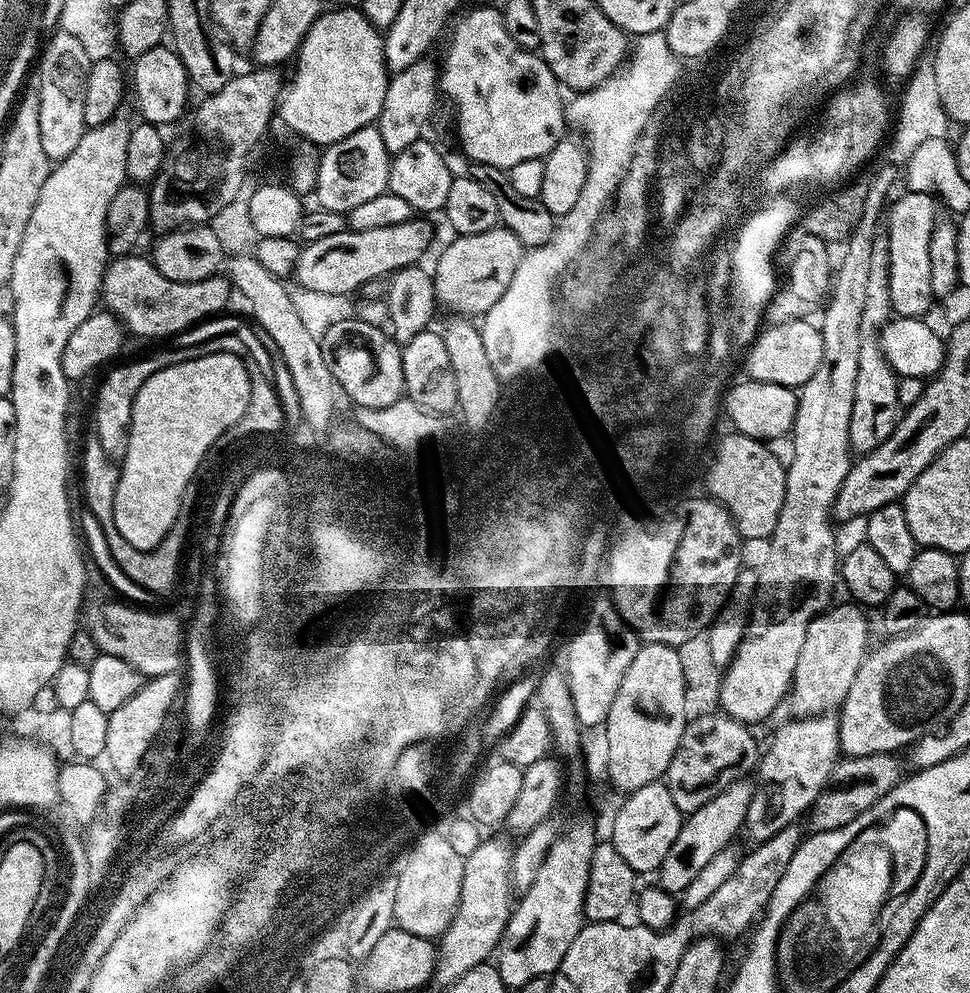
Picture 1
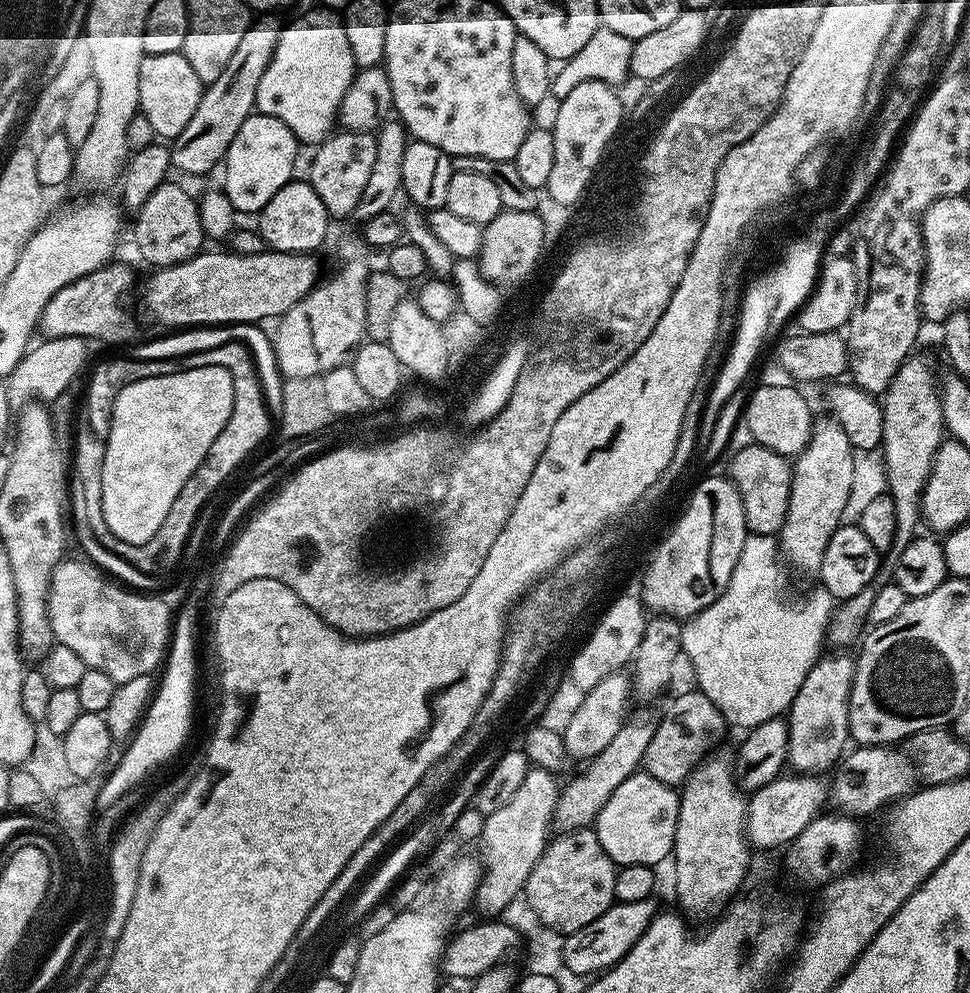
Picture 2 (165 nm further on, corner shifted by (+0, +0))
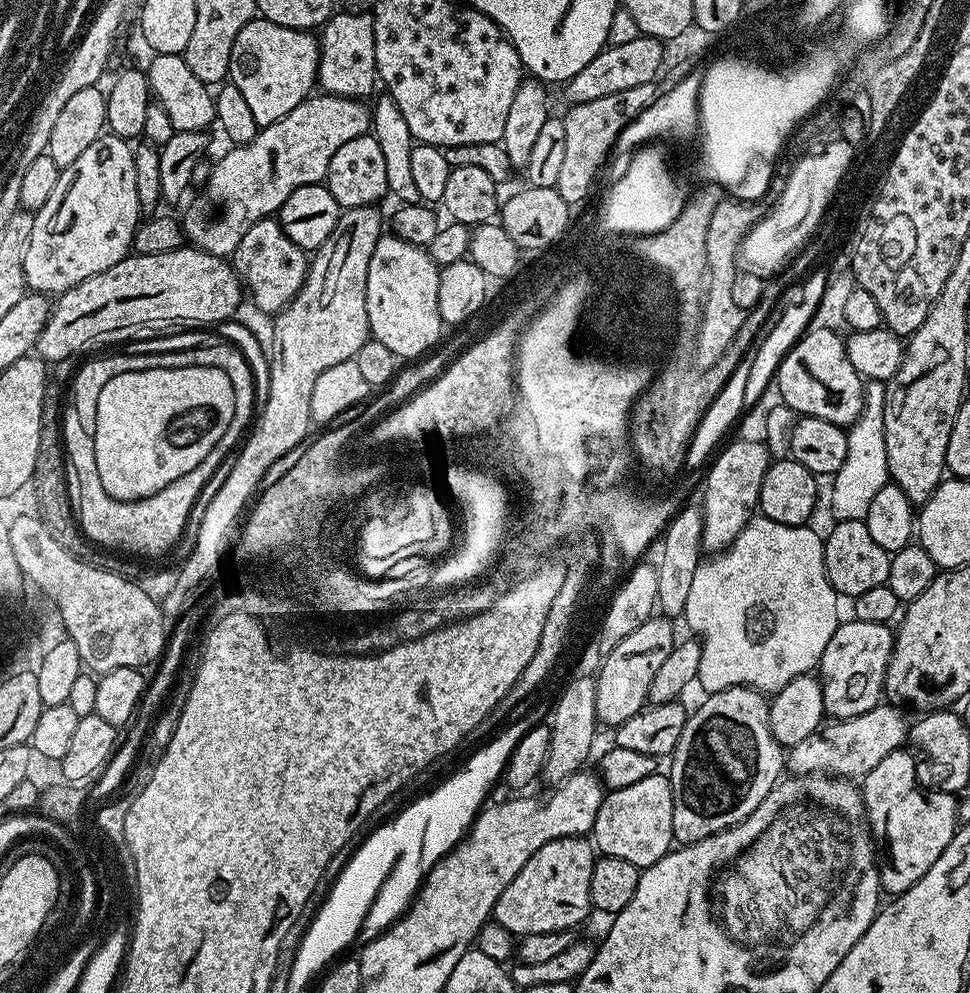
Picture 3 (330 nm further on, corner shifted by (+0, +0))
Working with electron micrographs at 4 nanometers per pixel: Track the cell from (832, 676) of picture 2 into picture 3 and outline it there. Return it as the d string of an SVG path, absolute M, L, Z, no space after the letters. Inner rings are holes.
M848 618L836 627L818 665L824 710L832 720L866 714L866 710L874 710L881 703L893 639L894 632L888 624Z

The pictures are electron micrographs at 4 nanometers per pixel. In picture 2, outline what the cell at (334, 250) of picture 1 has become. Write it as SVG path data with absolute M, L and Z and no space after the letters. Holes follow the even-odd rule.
M202 250L197 256L191 256L189 260L181 264L172 264L169 268L156 268L155 271L153 271L153 276L145 282L144 308L158 323L165 324L165 326L168 327L165 329L180 330L185 326L231 326L233 324L251 324L253 322L271 321L273 318L280 318L296 303L302 302L302 300L310 294L312 288L317 285L322 276L320 264L315 260L317 257L306 252L274 252L265 250L262 253L244 256L240 252L231 250L224 250L224 252L208 251L209 250Z

